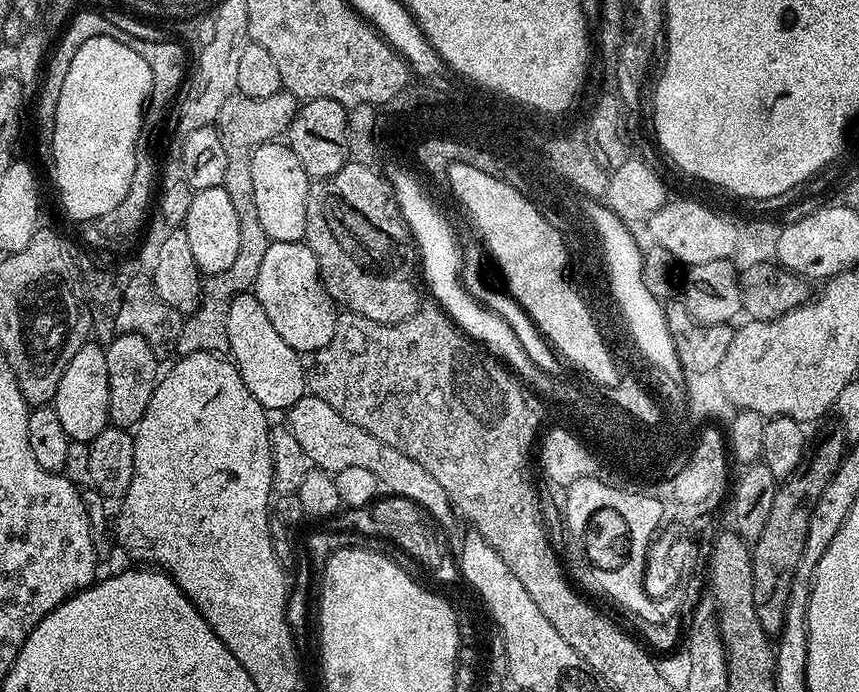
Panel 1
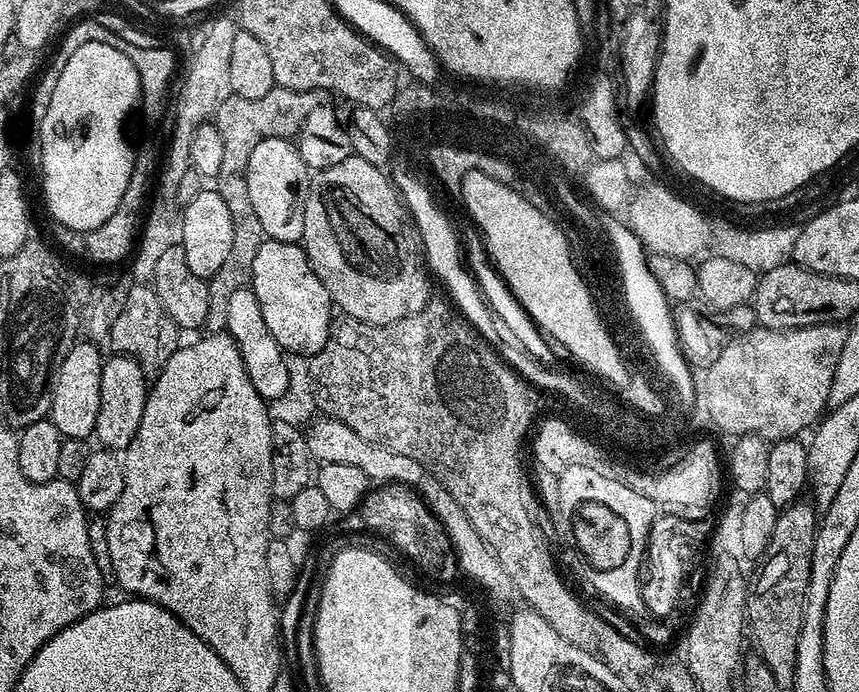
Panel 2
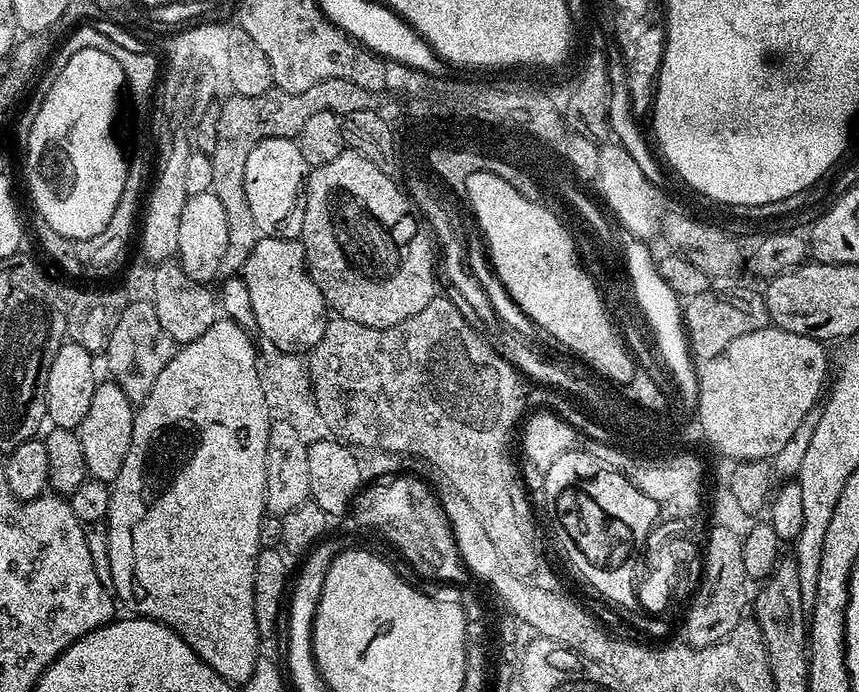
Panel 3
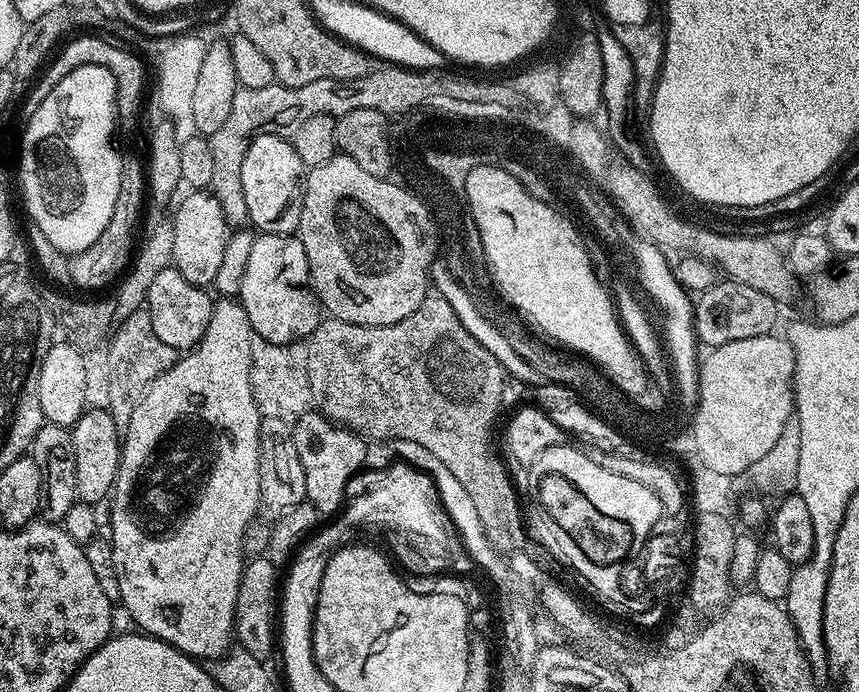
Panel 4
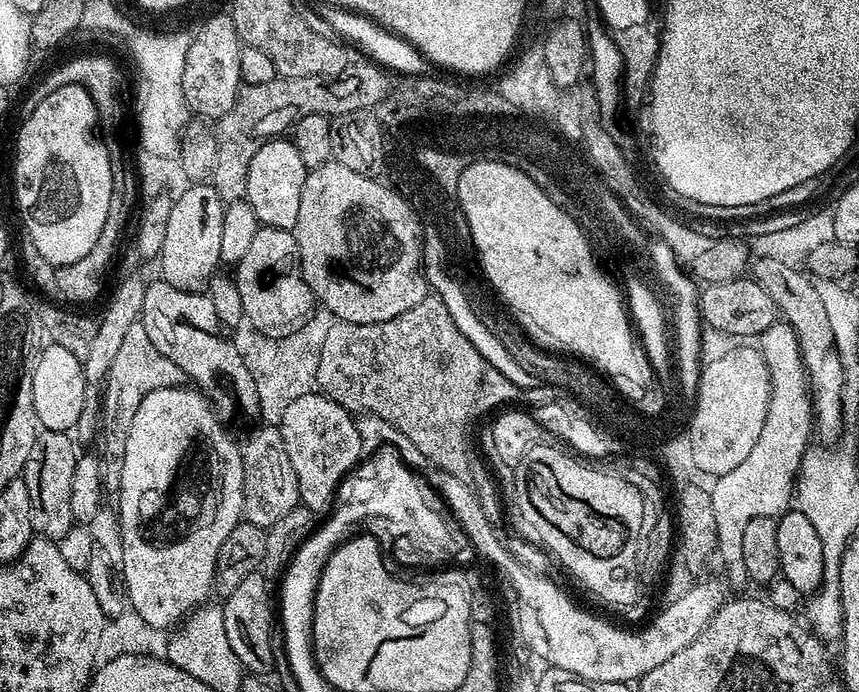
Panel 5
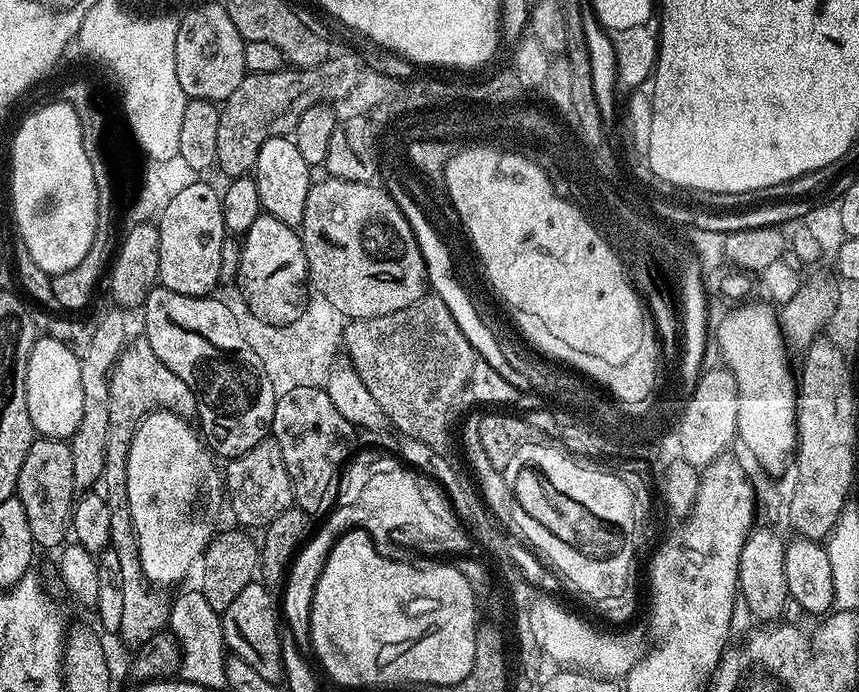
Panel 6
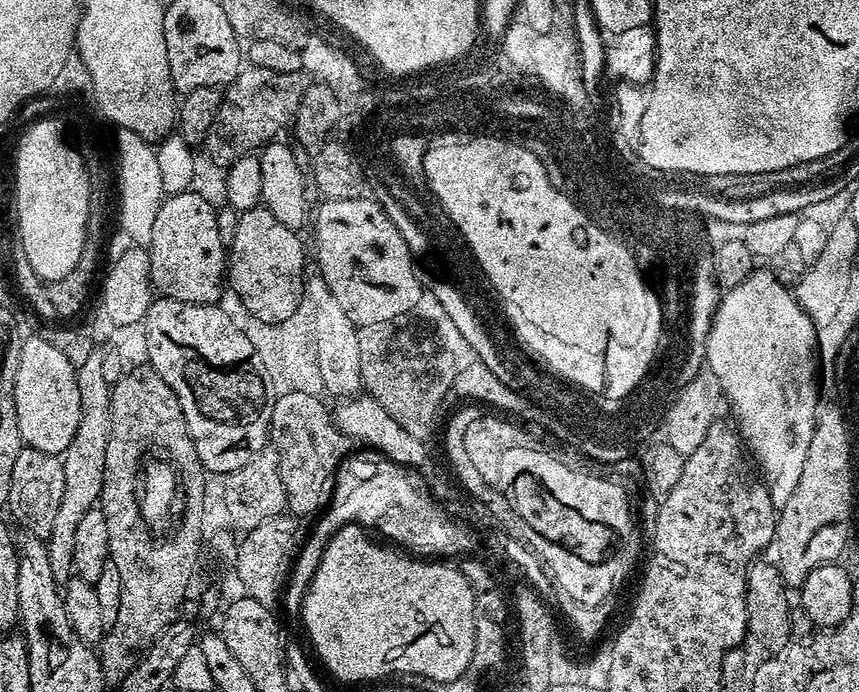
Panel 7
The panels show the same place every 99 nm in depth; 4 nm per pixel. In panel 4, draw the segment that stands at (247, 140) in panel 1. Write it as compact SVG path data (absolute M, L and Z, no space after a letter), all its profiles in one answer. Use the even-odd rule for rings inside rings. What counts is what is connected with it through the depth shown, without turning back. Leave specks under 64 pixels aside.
M330 80L309 82L306 86L294 86L293 88L279 82L257 88L237 87L234 94L234 106L230 106L230 114L226 117L226 123L210 137L210 155L214 160L210 191L218 198L218 206L222 206L222 214L228 220L229 225L248 224L246 197L242 194L242 164L238 164L238 152L242 152L242 146L245 146L244 140L246 138L253 140L261 134L275 133L283 124L295 126L301 120L314 118L316 90L322 86L330 86Z

